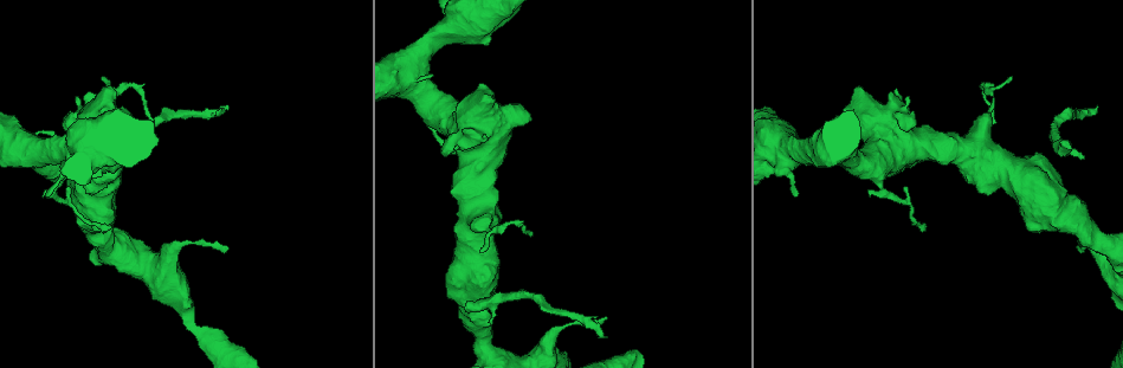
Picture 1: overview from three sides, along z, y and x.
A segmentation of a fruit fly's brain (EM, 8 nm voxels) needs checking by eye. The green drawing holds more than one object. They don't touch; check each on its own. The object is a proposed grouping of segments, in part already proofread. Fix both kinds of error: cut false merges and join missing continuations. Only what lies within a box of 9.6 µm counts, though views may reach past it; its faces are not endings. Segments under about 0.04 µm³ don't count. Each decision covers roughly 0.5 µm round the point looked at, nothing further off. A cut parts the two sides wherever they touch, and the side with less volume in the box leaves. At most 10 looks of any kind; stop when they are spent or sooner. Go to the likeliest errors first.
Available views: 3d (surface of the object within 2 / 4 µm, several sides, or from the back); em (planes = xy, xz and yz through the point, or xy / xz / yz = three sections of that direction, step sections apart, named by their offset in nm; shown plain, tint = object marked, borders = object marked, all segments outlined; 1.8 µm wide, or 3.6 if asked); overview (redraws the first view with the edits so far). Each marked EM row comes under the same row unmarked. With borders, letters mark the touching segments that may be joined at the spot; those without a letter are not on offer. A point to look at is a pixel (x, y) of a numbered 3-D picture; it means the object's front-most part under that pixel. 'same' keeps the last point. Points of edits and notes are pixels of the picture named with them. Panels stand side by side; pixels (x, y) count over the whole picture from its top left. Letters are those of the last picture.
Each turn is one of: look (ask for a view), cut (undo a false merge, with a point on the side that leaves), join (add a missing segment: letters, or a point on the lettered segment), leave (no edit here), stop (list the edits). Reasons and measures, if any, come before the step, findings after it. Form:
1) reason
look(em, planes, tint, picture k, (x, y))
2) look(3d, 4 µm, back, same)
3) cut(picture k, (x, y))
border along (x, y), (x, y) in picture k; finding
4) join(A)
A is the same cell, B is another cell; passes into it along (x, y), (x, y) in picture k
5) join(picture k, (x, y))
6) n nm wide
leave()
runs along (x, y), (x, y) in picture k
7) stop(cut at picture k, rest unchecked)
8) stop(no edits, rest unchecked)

an open end
look(em, planes, borders, picture 1, (1069, 146))

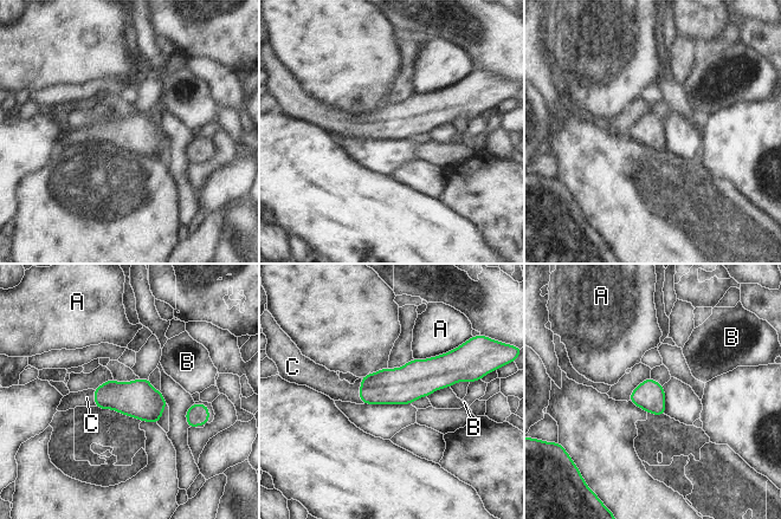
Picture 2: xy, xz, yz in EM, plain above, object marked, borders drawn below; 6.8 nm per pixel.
200 nm wide
join(C)
C is the same cell, A and B are other cells; the neuron continues

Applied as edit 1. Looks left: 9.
free end
look(3d, 4 µm, back, picture 1, (870, 196))

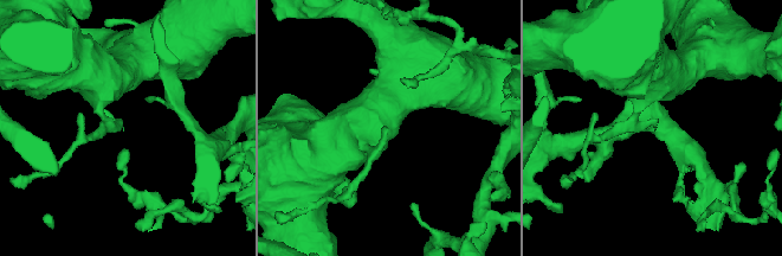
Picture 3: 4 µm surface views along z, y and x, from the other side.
look(em, yz, step 16, tint, picture 3, (656, 129))

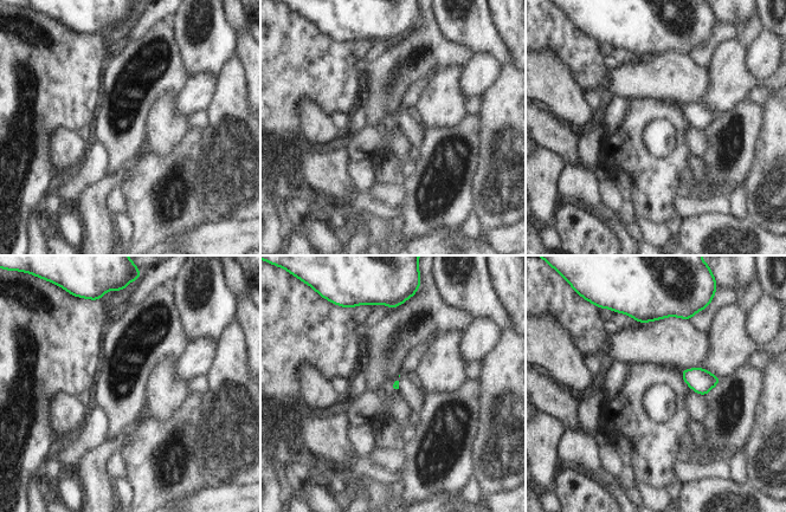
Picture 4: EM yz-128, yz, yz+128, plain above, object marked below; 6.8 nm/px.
look(em, planes, borders, same)

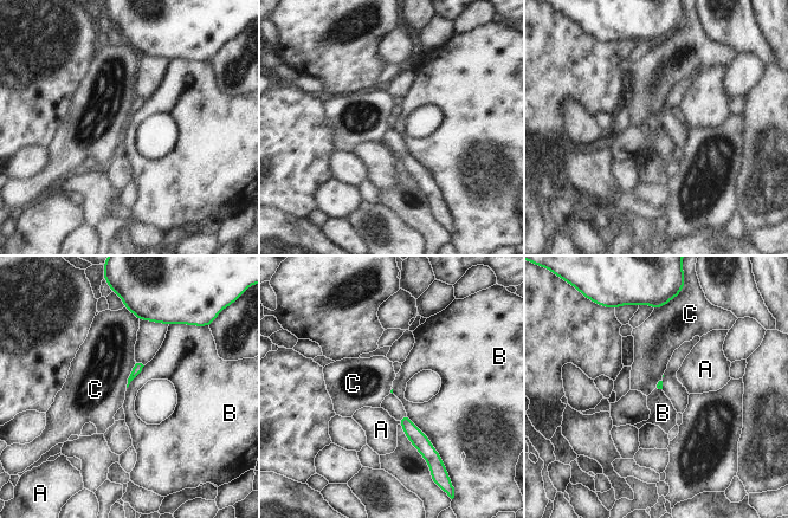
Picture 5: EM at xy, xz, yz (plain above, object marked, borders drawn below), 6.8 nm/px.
leave()
A, B and C are other cells; border along (407, 414), (440, 454) in picture 5; no lettered segment goes on from it

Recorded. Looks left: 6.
an open end
look(3d, 4 µm, picture 1, (65, 126))

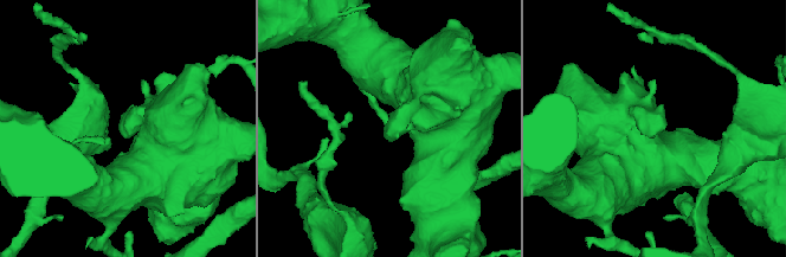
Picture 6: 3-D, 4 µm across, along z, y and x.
look(em, xz, step 8, borders, picture 6, (388, 141))

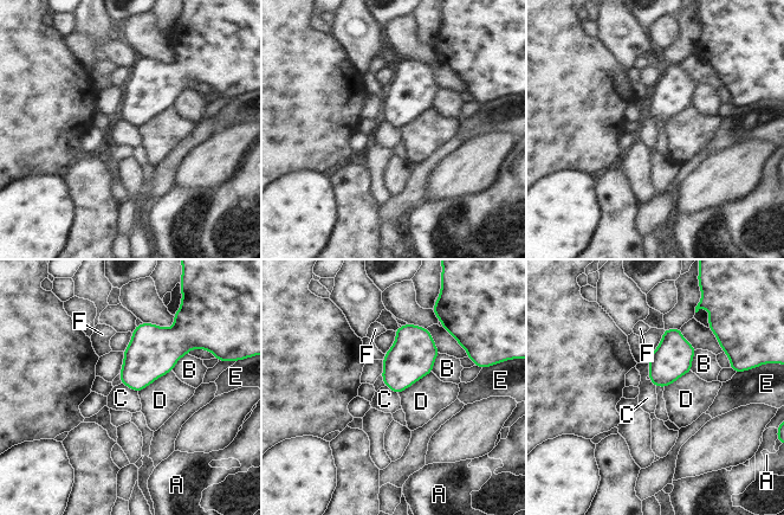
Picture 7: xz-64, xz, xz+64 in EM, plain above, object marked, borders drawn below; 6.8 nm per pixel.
leave()
A, B, C, D, E and F are other cells; border along (122, 382), (137, 392) in picture 7; none of them fits

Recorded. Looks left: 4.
stop(join at picture 2, rest unchecked)

